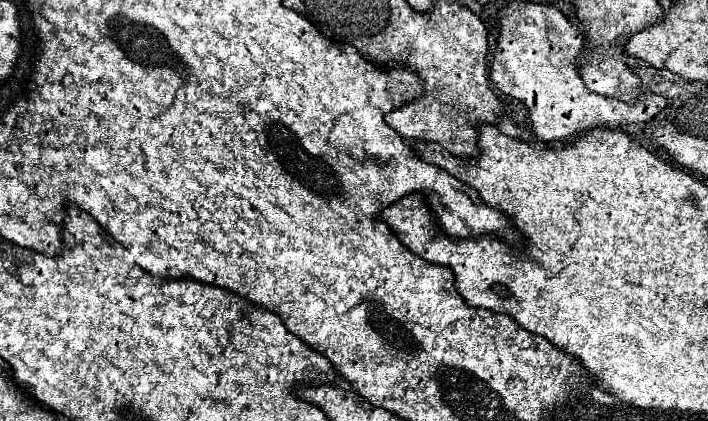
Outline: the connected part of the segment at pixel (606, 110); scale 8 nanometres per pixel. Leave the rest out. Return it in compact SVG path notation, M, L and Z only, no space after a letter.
M510 2L502 8L498 50L490 74L494 80L506 80L506 86L512 86L512 96L530 112L538 140L564 140L600 126L646 124L662 112L662 98L654 92L642 92L634 104L590 92L580 76L578 58L582 52L584 36L556 8L532 2Z

